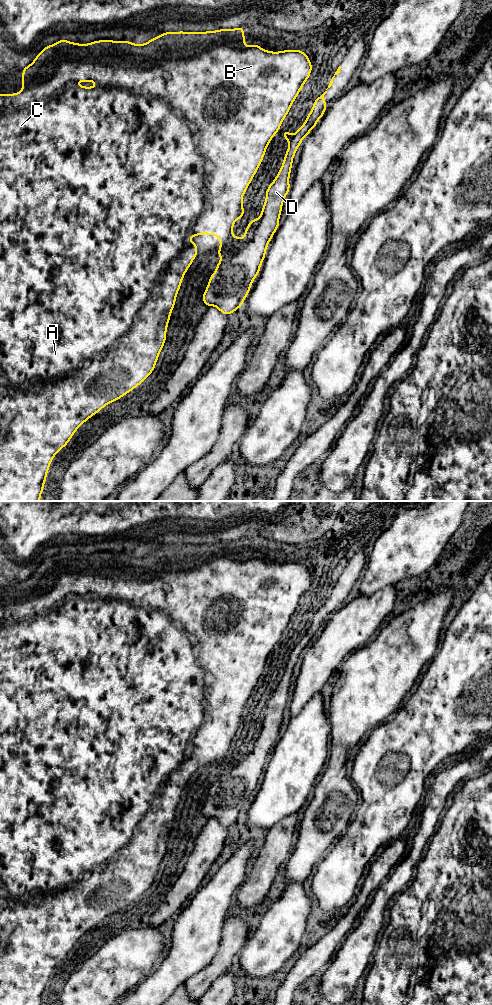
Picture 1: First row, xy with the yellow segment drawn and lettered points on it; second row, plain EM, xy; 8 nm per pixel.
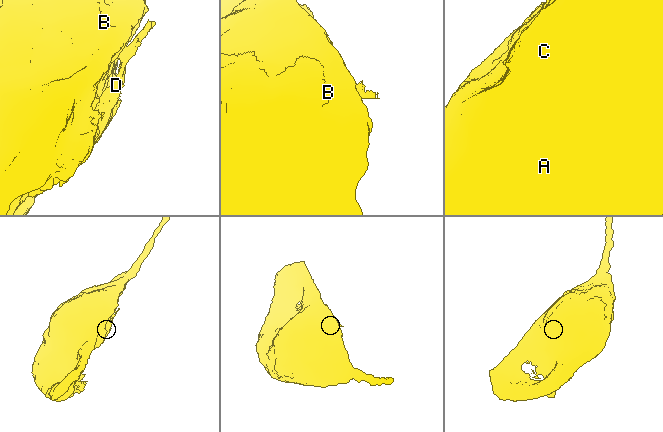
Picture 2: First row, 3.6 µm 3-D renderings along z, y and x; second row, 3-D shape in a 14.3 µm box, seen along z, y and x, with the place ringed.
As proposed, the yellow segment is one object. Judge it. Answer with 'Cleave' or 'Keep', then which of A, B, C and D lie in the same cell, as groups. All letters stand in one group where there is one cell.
Cleave. Groups: A B C / D

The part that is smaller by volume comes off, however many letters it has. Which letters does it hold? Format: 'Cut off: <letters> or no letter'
Cut off: D

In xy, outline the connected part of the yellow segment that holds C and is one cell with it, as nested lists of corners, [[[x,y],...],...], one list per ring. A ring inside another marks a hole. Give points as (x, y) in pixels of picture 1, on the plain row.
[[[239,539],[239,540],[235,540],[235,541],[229,541],[229,542],[227,542],[227,541],[220,541],[220,542],[216,542],[216,543],[207,543],[207,544],[195,544],[195,545],[191,545],[191,544],[183,544],[183,543],[180,543],[180,544],[173,544],[173,545],[171,545],[171,544],[165,544],[165,545],[162,545],[162,546],[161,546],[161,547],[159,547],[159,548],[157,548],[157,549],[156,549],[156,550],[153,550],[153,551],[151,551],[151,552],[150,552],[150,553],[148,553],[148,554],[146,554],[146,555],[144,555],[144,556],[142,556],[142,557],[135,557],[135,556],[134,556],[134,555],[133,555],[133,554],[132,554],[132,553],[131,553],[131,554],[129,554],[129,553],[112,553],[112,552],[99,552],[99,553],[95,553],[95,554],[91,554],[91,555],[89,555],[89,556],[77,556],[77,555],[73,555],[73,554],[69,554],[69,553],[68,553],[68,552],[64,552],[64,551],[61,551],[61,552],[59,552],[59,553],[58,553],[58,554],[57,554],[57,555],[55,555],[55,556],[52,556],[52,557],[49,557],[49,558],[47,558],[47,559],[45,559],[45,560],[44,560],[44,561],[43,561],[43,562],[42,562],[42,563],[41,563],[41,564],[40,564],[40,565],[39,565],[39,566],[38,566],[38,567],[37,567],[37,569],[36,569],[36,570],[35,570],[35,571],[34,571],[34,573],[33,573],[33,574],[32,574],[32,575],[31,575],[31,576],[30,576],[30,577],[29,577],[29,578],[27,578],[27,579],[25,579],[25,580],[23,580],[23,581],[22,581],[22,582],[23,582],[23,586],[22,586],[22,592],[23,592],[23,596],[22,596],[22,602],[21,602],[21,603],[20,603],[20,604],[17,604],[17,605],[15,605],[15,606],[9,606],[9,607],[4,607],[4,606],[0,606],[0,622],[1,622],[1,623],[0,623],[0,1005],[43,1005],[43,998],[44,998],[44,996],[45,996],[45,992],[46,992],[46,988],[47,988],[47,984],[48,984],[48,982],[49,982],[49,978],[50,978],[50,976],[51,976],[51,974],[52,974],[52,971],[53,971],[53,969],[54,969],[54,968],[55,968],[55,967],[56,967],[56,966],[57,966],[57,964],[58,964],[58,963],[59,963],[59,962],[61,962],[61,961],[62,961],[62,960],[63,960],[63,959],[64,959],[64,958],[66,958],[66,957],[67,957],[67,956],[68,956],[68,954],[69,954],[69,952],[70,952],[70,951],[71,951],[71,949],[72,949],[72,948],[73,948],[73,947],[74,947],[74,945],[75,945],[75,944],[76,944],[76,942],[77,942],[77,941],[78,941],[78,940],[79,940],[79,939],[80,939],[80,938],[81,938],[81,937],[82,937],[82,936],[83,936],[83,935],[84,935],[84,934],[85,934],[85,933],[87,933],[87,932],[88,932],[88,931],[89,931],[89,930],[90,930],[90,929],[91,929],[91,928],[93,928],[93,927],[95,927],[95,926],[96,926],[96,925],[98,925],[98,924],[99,924],[99,923],[100,923],[100,922],[101,922],[101,921],[102,921],[102,920],[103,920],[103,919],[104,919],[104,918],[106,918],[106,917],[108,917],[108,916],[109,916],[109,915],[111,915],[111,914],[113,914],[113,913],[116,913],[116,912],[118,912],[118,911],[119,911],[119,910],[121,910],[121,909],[123,909],[123,908],[124,908],[124,907],[126,907],[126,906],[127,906],[127,905],[129,905],[129,904],[130,904],[130,903],[131,903],[131,902],[133,902],[133,901],[134,901],[134,900],[135,900],[135,899],[137,899],[137,898],[138,898],[138,897],[139,897],[139,896],[141,896],[141,895],[142,895],[142,894],[143,894],[143,893],[144,893],[144,892],[145,892],[145,891],[146,891],[146,890],[147,890],[147,889],[148,889],[148,888],[149,888],[149,887],[150,887],[150,886],[151,886],[151,885],[152,885],[152,883],[153,883],[153,882],[154,882],[154,881],[155,881],[155,876],[156,876],[156,874],[157,874],[157,871],[158,871],[158,869],[159,869],[159,866],[160,866],[160,863],[161,863],[161,861],[162,861],[162,860],[163,860],[163,858],[164,858],[164,855],[165,855],[165,852],[166,852],[166,842],[167,842],[167,838],[168,838],[168,835],[169,835],[169,831],[170,831],[170,828],[171,828],[171,824],[172,824],[172,822],[173,822],[173,819],[174,819],[174,817],[175,817],[175,812],[176,812],[176,808],[177,808],[177,805],[178,805],[178,803],[179,803],[179,801],[180,801],[180,798],[181,798],[181,794],[182,794],[182,792],[183,792],[183,789],[184,789],[184,787],[185,787],[185,785],[186,785],[186,783],[187,783],[187,781],[188,781],[188,780],[189,780],[189,778],[190,778],[190,777],[191,777],[191,776],[192,776],[192,773],[193,773],[193,772],[194,772],[194,771],[195,771],[195,770],[196,770],[196,768],[197,768],[197,756],[196,756],[196,754],[193,754],[193,753],[192,753],[192,754],[191,754],[191,755],[190,755],[190,754],[189,754],[189,752],[190,752],[190,749],[191,749],[191,748],[198,748],[198,747],[201,747],[201,746],[208,746],[208,747],[212,747],[212,746],[214,746],[214,747],[215,747],[215,748],[216,748],[216,749],[218,749],[218,750],[219,750],[219,752],[220,752],[220,761],[219,761],[219,762],[217,762],[217,763],[216,763],[216,764],[217,764],[217,765],[218,765],[218,766],[219,766],[219,767],[220,767],[220,771],[221,771],[221,772],[224,772],[224,771],[226,771],[226,770],[230,770],[230,763],[229,763],[229,762],[230,762],[230,761],[231,761],[231,760],[233,760],[233,761],[234,761],[234,765],[235,765],[235,766],[236,766],[236,765],[237,765],[237,764],[238,764],[238,762],[239,762],[239,761],[240,761],[240,760],[244,760],[244,759],[245,759],[245,758],[246,758],[246,757],[247,757],[247,756],[248,756],[248,753],[236,753],[236,754],[235,754],[235,755],[234,755],[234,756],[233,756],[233,755],[232,755],[232,754],[231,754],[231,752],[230,752],[230,749],[231,749],[231,746],[232,746],[232,742],[233,742],[233,737],[234,737],[234,735],[235,735],[235,733],[236,733],[236,731],[237,731],[237,728],[238,728],[238,725],[239,725],[239,723],[240,723],[240,721],[241,721],[241,717],[242,717],[242,710],[243,710],[243,708],[244,708],[244,705],[245,705],[245,703],[246,703],[246,701],[247,701],[247,699],[248,699],[248,698],[249,698],[249,696],[250,696],[250,695],[251,695],[251,693],[252,693],[252,691],[253,691],[253,689],[254,689],[254,687],[255,687],[255,685],[256,685],[256,684],[257,684],[257,682],[258,682],[258,679],[259,679],[259,677],[260,677],[260,676],[261,676],[261,674],[262,674],[262,672],[263,672],[263,669],[264,669],[264,666],[265,666],[265,663],[266,663],[266,661],[267,661],[267,658],[268,658],[268,656],[269,656],[269,654],[270,654],[270,653],[271,653],[271,652],[272,652],[272,650],[273,650],[273,649],[274,649],[274,647],[275,647],[275,646],[276,646],[276,645],[277,645],[277,643],[278,643],[278,642],[279,642],[279,640],[280,640],[280,638],[281,638],[281,636],[282,636],[282,633],[283,633],[283,632],[284,632],[284,630],[285,630],[285,629],[286,629],[286,627],[287,627],[287,626],[288,626],[288,624],[289,624],[289,622],[290,622],[290,620],[291,620],[291,618],[292,618],[292,616],[293,616],[293,614],[294,614],[294,612],[295,612],[295,611],[296,611],[296,609],[297,609],[297,608],[298,608],[298,606],[299,606],[299,603],[300,603],[300,602],[301,602],[301,601],[302,601],[302,598],[303,598],[303,597],[304,597],[304,595],[305,595],[305,594],[306,594],[306,593],[307,593],[307,591],[308,591],[308,590],[309,590],[309,588],[310,588],[310,585],[311,585],[311,582],[312,582],[312,577],[311,577],[311,573],[310,573],[310,572],[309,572],[309,570],[308,570],[308,568],[307,568],[307,567],[306,567],[306,566],[305,566],[305,565],[304,565],[304,564],[303,564],[303,563],[301,563],[301,562],[285,562],[285,563],[279,563],[279,564],[271,564],[271,563],[266,563],[266,562],[264,562],[264,561],[262,561],[262,560],[261,560],[261,559],[260,559],[260,558],[259,558],[259,557],[257,557],[257,556],[255,556],[255,557],[252,557],[252,558],[246,558],[246,557],[245,557],[245,556],[244,556],[244,555],[245,555],[245,549],[244,549],[244,541],[243,541],[243,539]],[[79,593],[92,593],[92,594],[95,594],[95,595],[96,595],[96,596],[97,596],[97,597],[98,597],[98,598],[97,598],[97,599],[88,599],[88,600],[87,600],[87,599],[83,599],[83,598],[79,598],[79,597],[72,597],[72,596],[71,596],[71,595],[72,595],[72,594],[79,594]]]

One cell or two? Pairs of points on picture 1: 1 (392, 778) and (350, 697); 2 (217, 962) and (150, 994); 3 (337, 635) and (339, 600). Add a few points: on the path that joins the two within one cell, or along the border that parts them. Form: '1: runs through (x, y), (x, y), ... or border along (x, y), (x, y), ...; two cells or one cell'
1: border along (389, 718), (369, 732); two cells
2: border along (215, 954), (208, 964), (184, 983); two cells
3: border along (345, 602), (327, 619); two cells

